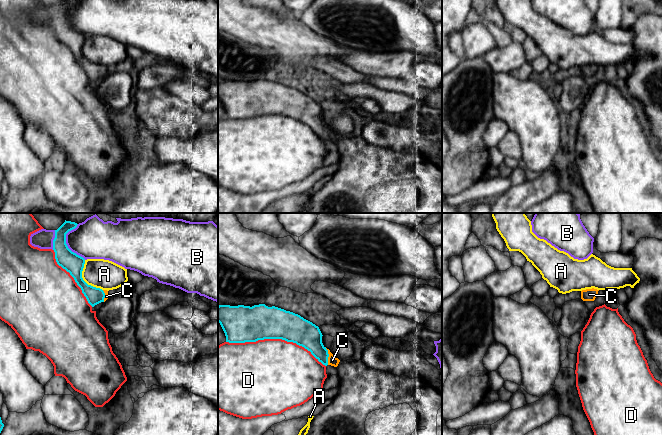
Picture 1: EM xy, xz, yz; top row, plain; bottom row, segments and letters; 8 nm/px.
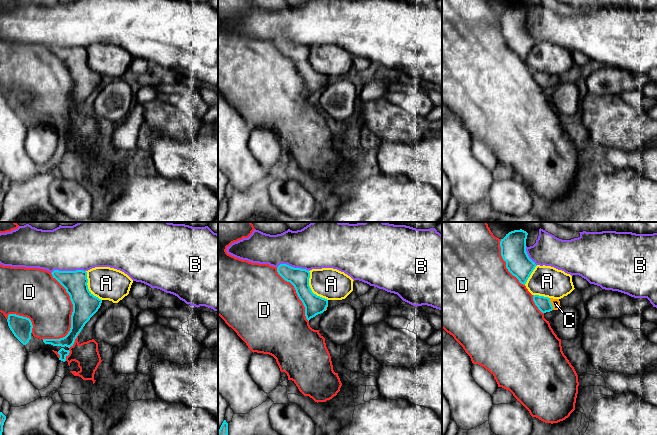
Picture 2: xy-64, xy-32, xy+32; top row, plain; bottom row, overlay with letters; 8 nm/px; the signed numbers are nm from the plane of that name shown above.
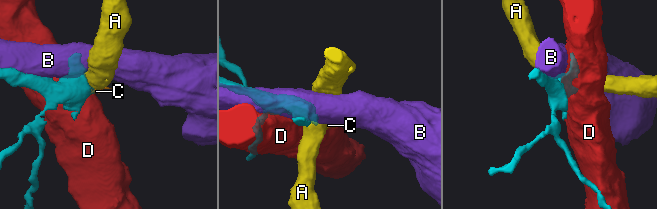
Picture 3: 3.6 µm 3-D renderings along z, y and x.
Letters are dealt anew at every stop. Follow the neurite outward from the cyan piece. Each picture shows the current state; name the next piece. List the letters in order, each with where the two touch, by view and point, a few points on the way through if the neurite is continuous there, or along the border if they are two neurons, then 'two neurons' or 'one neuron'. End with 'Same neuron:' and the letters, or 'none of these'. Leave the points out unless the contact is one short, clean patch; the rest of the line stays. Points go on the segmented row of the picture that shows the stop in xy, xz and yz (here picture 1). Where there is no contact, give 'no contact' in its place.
A: contact xy (82, 279); border xy (84, 260), (82, 278), (88, 284), (99, 287), (102, 290); two neurons
B: contact xy (65, 243); two neurons
C: contact xz (328, 356); way xz (306, 334), (328, 356), (332, 360); one neuron
D: contact xz (276, 338); two neurons
Same neuron: C

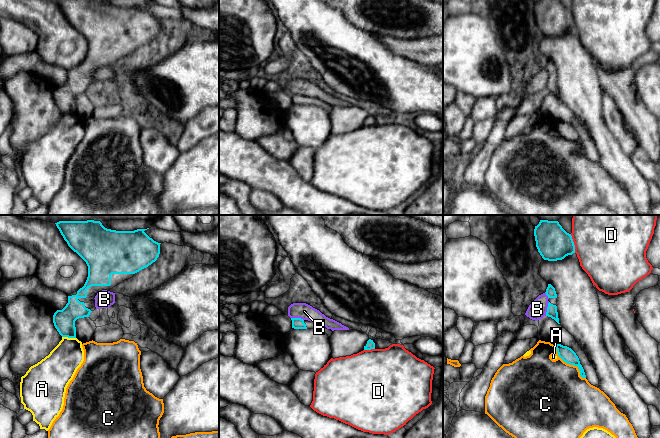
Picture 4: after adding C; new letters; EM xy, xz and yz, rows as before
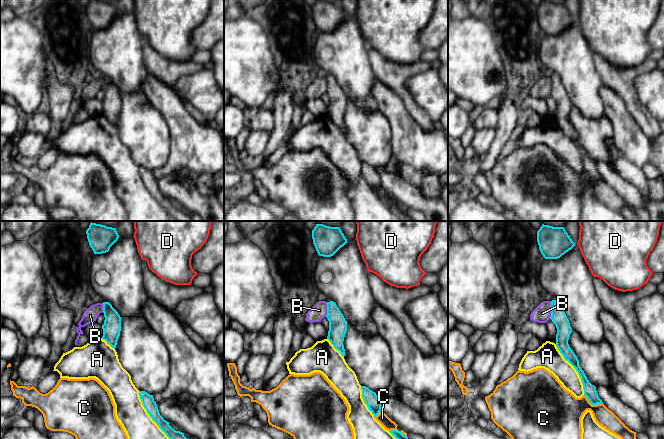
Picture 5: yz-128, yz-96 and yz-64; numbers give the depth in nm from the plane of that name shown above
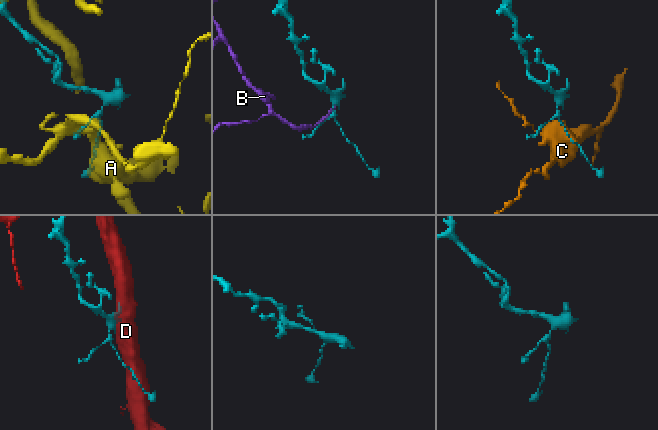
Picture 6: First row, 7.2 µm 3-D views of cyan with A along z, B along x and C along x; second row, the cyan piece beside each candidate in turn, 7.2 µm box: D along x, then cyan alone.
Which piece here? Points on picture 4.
A: contact xy (69, 337); two neurons
B: contact yz (547, 309); two neurons
C: contact yz (569, 363); two neurons
D: contact yz (573, 243); two neurons
Same neuron: none of these

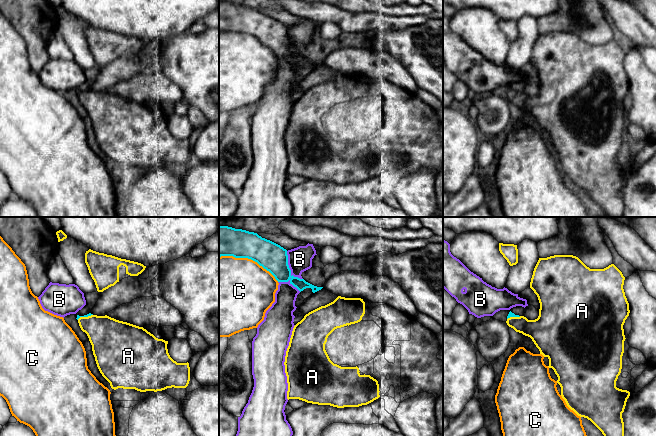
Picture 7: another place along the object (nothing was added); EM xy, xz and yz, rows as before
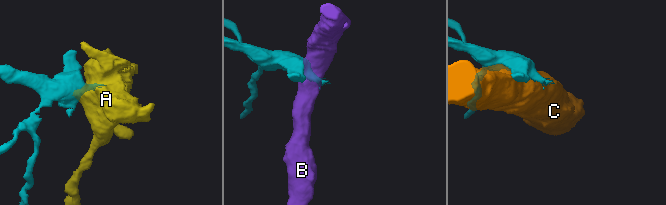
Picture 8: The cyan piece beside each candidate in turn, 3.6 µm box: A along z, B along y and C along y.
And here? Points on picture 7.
A: contact xy (84, 316); way xy (89, 314), (84, 316), (108, 336); one neuron
B: contact xz (290, 272); border xz (286, 251), (291, 276), (290, 282), (300, 291); two neurons
C: contact xz (249, 258); two neurons
Same neuron: A

